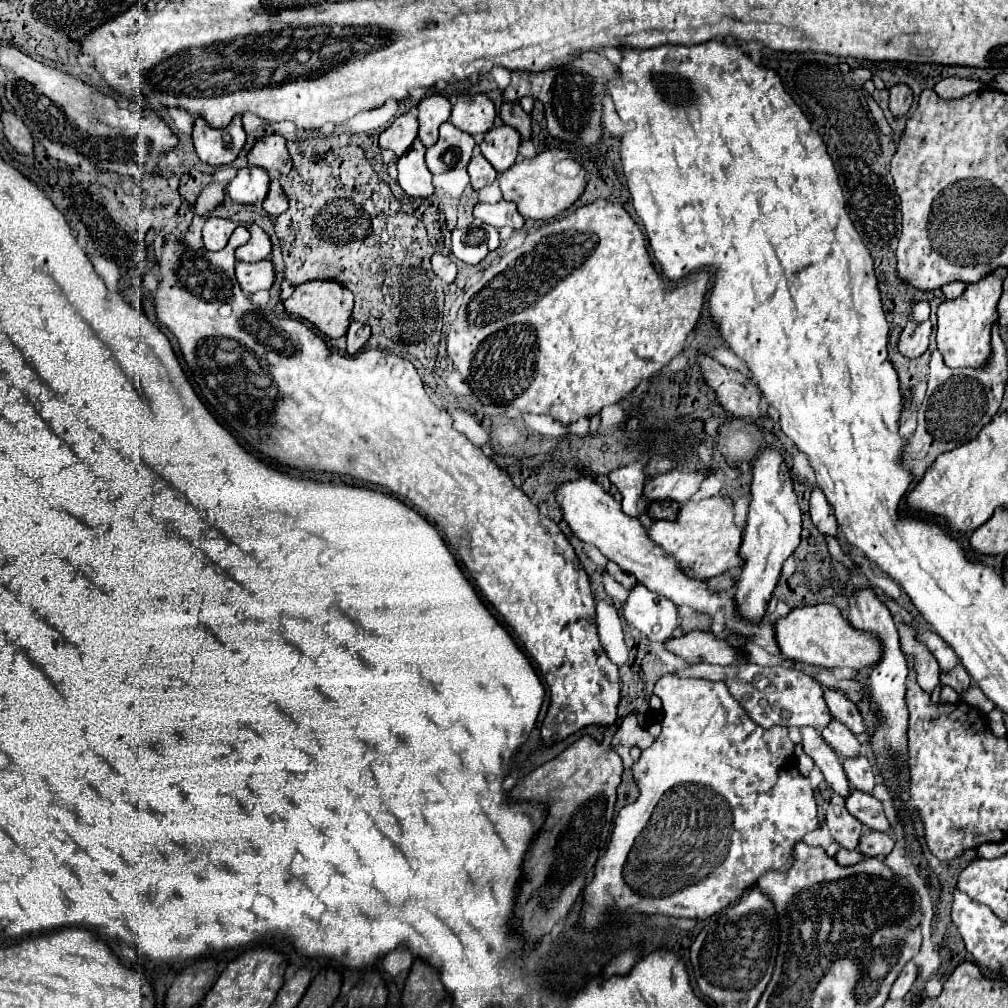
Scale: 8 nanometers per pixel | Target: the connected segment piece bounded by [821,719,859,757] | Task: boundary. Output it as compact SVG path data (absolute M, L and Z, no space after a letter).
M831 719L831 723L823 729L821 735L843 757L859 753L859 741L857 741L857 737L845 725L837 723L835 719Z

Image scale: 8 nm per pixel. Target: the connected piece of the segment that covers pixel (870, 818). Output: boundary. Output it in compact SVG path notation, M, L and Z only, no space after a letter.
M851 789L849 797L845 799L847 811L853 813L863 825L875 829L875 831L889 831L889 821L883 813L881 801L877 801L871 793L863 793L859 789Z

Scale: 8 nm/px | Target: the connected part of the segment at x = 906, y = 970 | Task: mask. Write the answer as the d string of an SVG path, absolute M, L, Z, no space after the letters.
M909 961L903 967L903 971L899 973L899 977L895 979L895 983L891 987L891 993L889 993L889 999L891 1001L893 999L903 999L909 993L909 989L911 989L911 985L913 985L915 979L917 979L917 965L913 961Z

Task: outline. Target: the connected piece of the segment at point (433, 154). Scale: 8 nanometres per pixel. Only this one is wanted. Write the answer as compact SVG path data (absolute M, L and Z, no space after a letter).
M447 121L439 129L437 143L427 149L427 167L433 175L447 173L451 169L465 169L473 147L473 137Z

